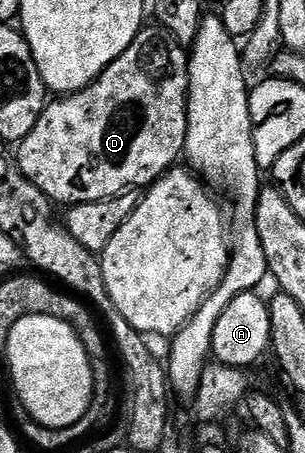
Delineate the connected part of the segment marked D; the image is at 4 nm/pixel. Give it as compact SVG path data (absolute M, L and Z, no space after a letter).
M144 26L140 28L137 38L125 50L125 54L118 56L115 61L98 76L98 78L80 92L73 92L64 95L62 98L55 98L43 109L41 118L37 118L37 126L29 130L29 134L18 145L19 164L17 160L18 171L23 173L25 179L28 179L33 186L37 186L59 206L70 206L73 204L88 204L98 200L112 200L114 196L120 196L122 192L131 189L146 189L155 183L160 176L170 172L178 156L184 155L187 146L187 91L189 90L189 70L187 62L189 52L184 45L177 42L177 38L169 35L164 28L158 26Z

